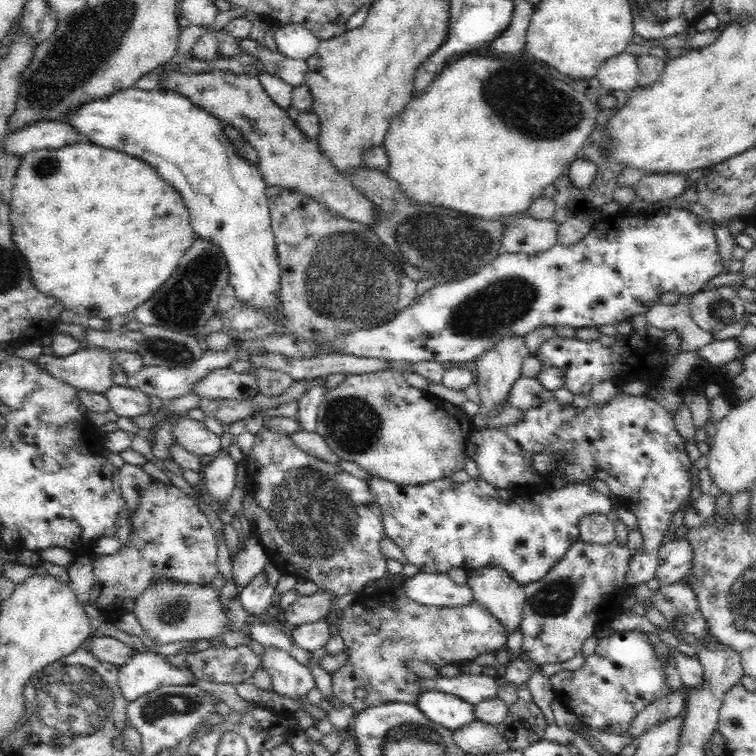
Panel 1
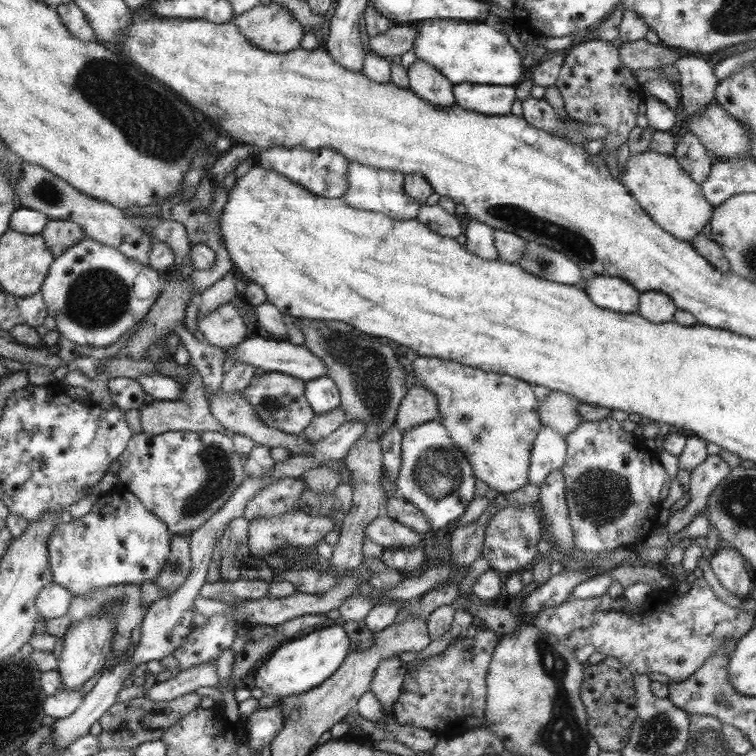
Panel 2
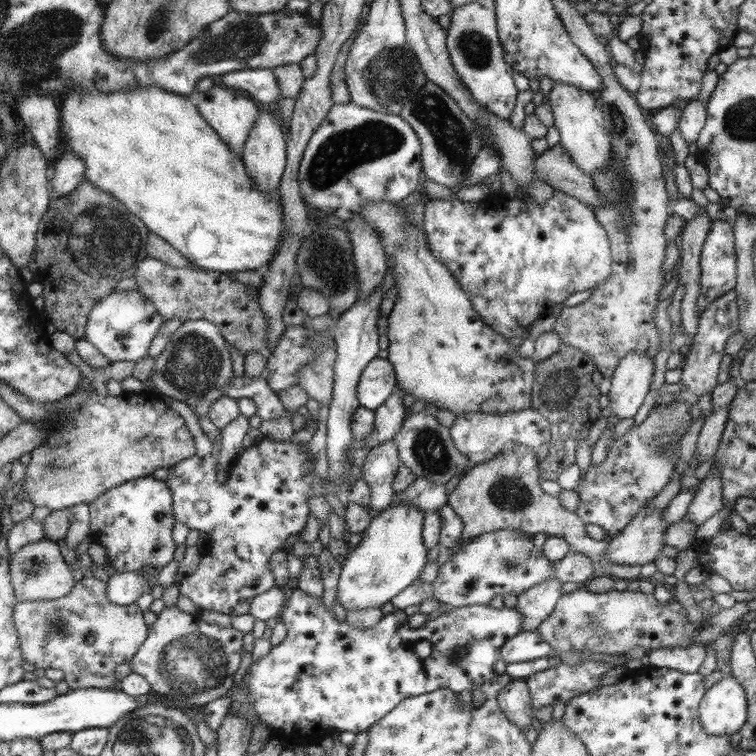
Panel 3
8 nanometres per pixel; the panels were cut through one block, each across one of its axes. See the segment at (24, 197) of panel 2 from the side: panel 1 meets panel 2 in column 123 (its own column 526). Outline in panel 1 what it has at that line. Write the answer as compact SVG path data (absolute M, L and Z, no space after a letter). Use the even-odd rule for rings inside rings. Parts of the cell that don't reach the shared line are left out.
M524 212L503 230L502 249L508 253L525 254L532 258L556 246L558 225L553 220L536 220Z

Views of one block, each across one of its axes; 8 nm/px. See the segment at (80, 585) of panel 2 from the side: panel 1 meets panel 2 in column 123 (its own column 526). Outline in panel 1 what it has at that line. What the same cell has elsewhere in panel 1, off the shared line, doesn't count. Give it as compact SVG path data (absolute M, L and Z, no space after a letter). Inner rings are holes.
M368 475L365 486L381 509L385 536L400 548L406 562L416 566L419 572L447 573L453 568L469 572L494 565L508 571L522 586L546 576L562 560L570 546L579 541L578 524L582 516L594 513L612 516L614 510L610 499L588 483L558 490L528 488L523 497L515 491L496 488L483 478L469 479L464 483L445 478L417 485L399 485L376 475Z

